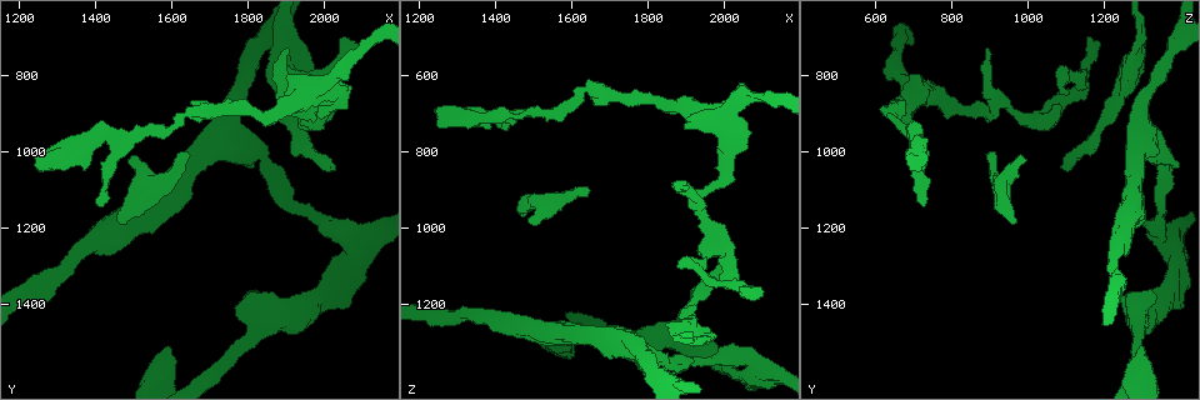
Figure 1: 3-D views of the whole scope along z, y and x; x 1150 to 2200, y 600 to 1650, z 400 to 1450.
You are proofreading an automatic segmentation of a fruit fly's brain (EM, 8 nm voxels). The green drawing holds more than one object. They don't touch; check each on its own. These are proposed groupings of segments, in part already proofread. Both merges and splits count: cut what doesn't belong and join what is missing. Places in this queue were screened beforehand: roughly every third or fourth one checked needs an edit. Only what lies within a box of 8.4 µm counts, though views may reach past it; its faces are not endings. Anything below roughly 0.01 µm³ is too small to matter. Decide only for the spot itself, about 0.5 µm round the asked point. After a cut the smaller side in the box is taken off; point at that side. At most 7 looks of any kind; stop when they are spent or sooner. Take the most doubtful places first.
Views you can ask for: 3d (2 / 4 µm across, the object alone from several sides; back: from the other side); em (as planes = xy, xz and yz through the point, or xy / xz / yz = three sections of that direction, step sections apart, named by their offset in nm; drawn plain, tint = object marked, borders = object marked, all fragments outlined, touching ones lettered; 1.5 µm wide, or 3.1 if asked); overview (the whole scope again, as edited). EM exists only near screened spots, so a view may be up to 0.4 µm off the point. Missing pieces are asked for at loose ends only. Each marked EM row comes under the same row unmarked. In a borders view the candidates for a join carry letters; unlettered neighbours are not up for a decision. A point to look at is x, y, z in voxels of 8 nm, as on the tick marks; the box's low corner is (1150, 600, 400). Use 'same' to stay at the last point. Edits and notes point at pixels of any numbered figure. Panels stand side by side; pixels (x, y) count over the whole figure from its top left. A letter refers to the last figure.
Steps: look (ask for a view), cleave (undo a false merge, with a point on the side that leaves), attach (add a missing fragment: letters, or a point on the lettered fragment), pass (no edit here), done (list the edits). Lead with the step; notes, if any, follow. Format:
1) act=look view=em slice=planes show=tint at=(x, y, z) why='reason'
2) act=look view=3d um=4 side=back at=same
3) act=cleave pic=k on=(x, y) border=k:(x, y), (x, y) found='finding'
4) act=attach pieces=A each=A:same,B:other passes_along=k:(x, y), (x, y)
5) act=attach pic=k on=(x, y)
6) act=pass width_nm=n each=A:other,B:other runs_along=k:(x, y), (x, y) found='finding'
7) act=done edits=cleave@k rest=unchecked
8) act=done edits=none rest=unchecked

act=look view=em slice=xz step=4 show=borders at=(1590, 1510, 1295) why='stops while still wide'

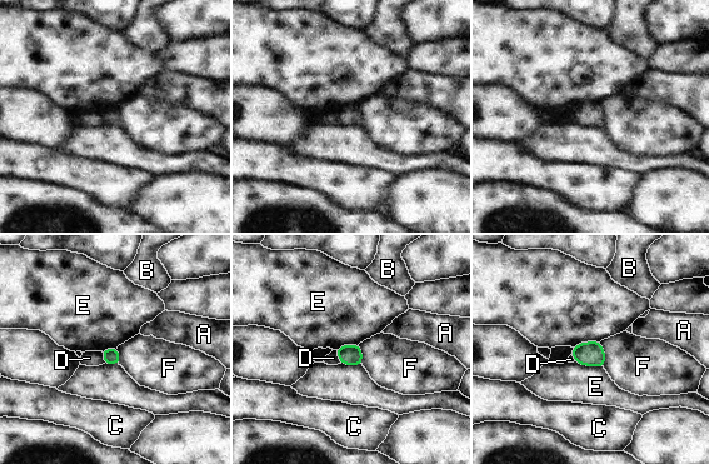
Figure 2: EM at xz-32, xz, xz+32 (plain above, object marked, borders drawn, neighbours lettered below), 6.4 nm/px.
act=look view=em slice=planes show=borders at=same

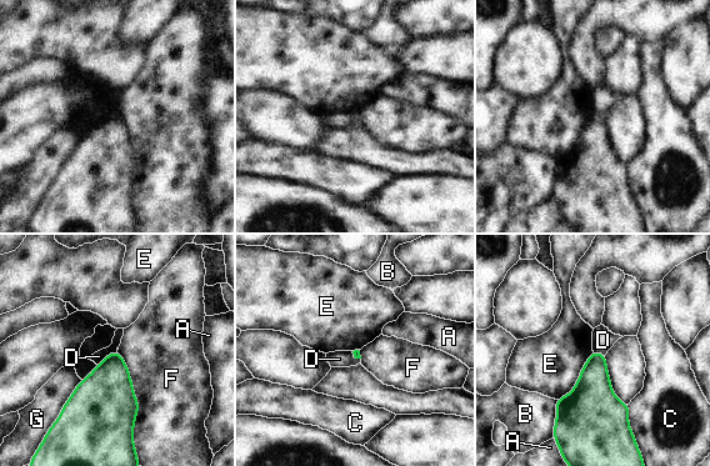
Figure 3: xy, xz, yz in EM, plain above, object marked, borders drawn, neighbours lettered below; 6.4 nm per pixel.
act=pass each=A:other,B:other,C:other,D:other,E:other,F:other,G:other border=3:(116, 350), (108, 354), (96, 365) found='no lettered fragment goes on from it'

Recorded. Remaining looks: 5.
act=look view=3d um=2 side=back at=(2030, 1040, 1100) why='end of a long branch'

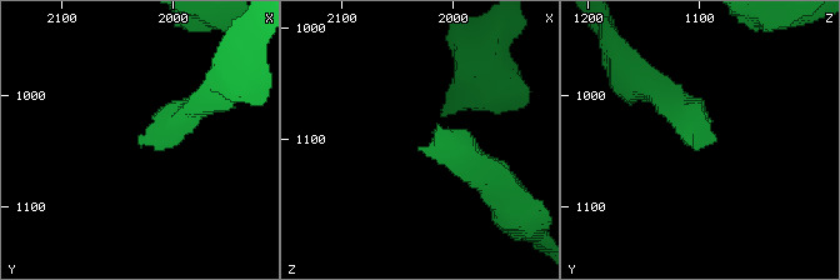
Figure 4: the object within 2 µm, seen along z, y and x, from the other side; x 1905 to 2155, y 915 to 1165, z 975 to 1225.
act=look view=em slice=xz step=8 show=borders at=(2030, 1040, 1104)

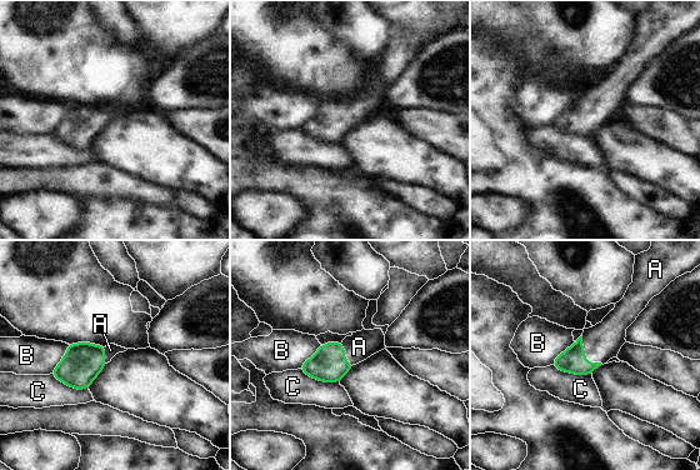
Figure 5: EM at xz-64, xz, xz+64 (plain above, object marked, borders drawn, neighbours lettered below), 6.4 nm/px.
act=look view=em slice=planes show=borders at=same

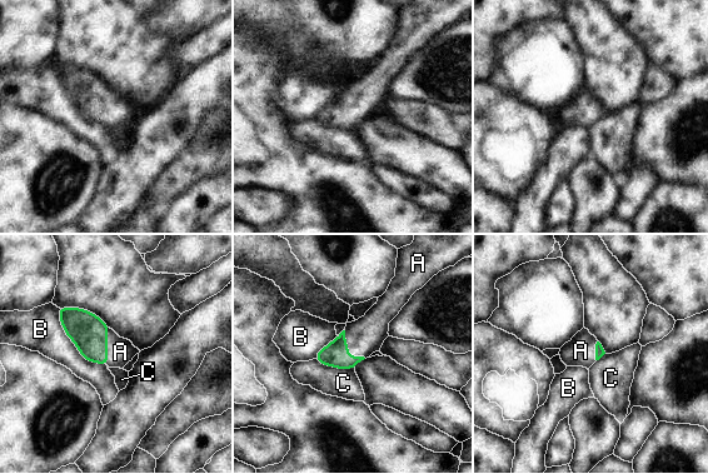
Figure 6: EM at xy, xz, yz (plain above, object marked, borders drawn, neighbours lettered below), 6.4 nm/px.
act=attach pieces=A longest_contact=B:500nm each=A:same,B:other,C:other found='the neuron continues'

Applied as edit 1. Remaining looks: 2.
act=done edits=attach@6 rest=unchecked

